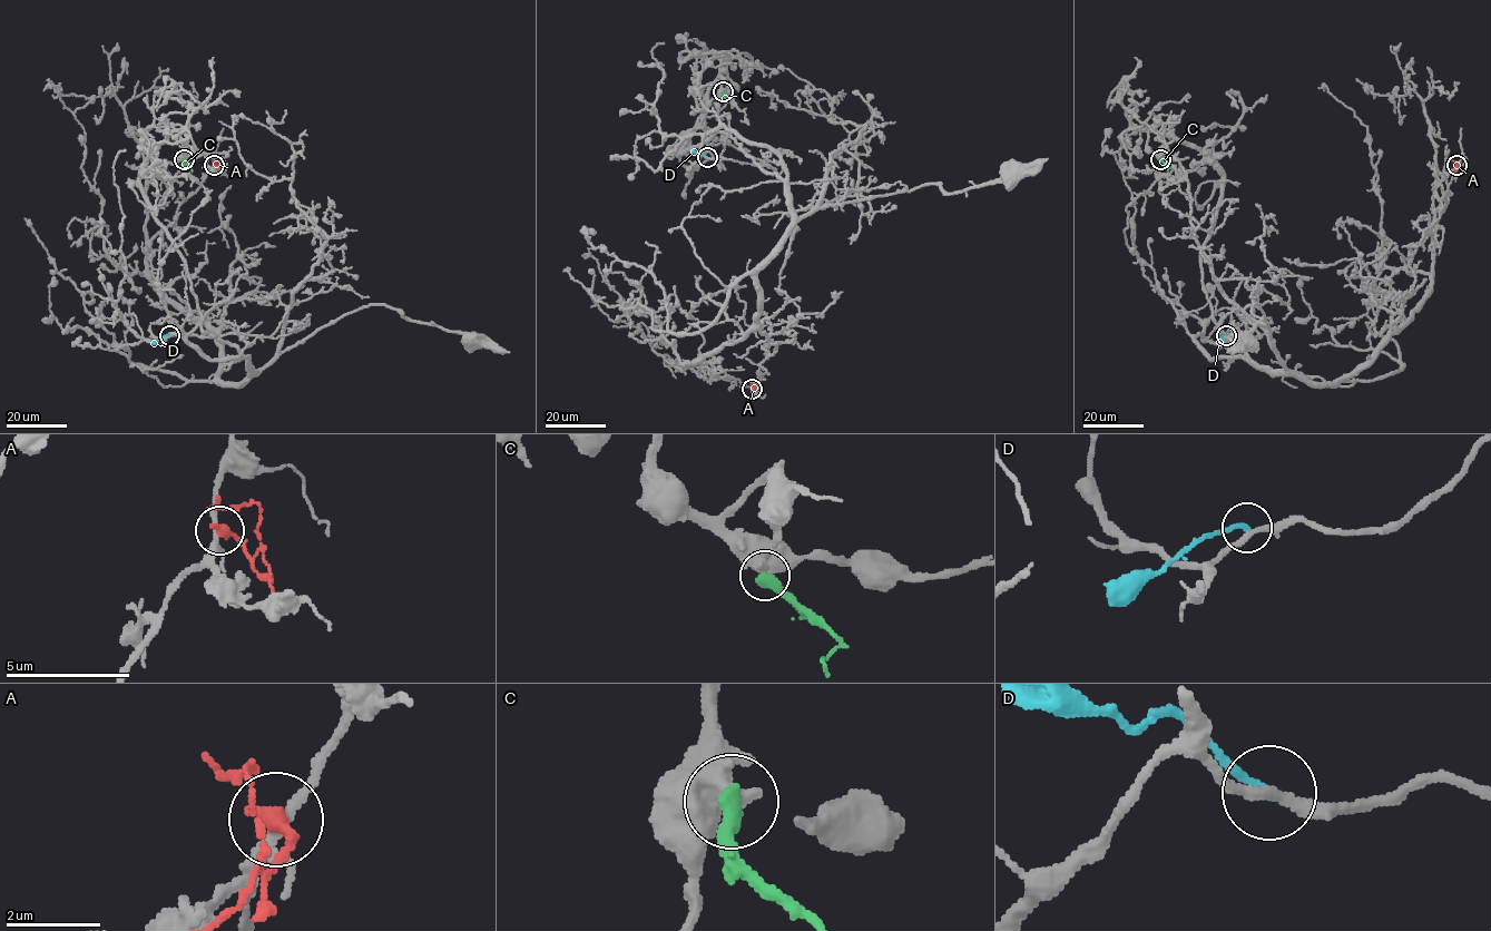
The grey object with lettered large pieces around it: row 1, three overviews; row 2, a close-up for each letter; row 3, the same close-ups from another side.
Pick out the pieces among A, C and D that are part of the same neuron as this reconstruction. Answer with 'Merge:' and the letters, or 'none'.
Merge: none

